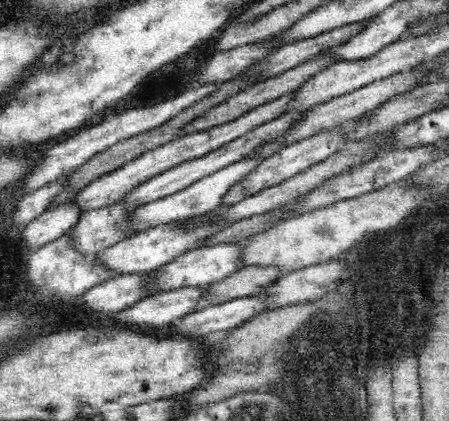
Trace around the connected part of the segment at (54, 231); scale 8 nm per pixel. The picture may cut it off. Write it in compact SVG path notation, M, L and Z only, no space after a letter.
M64 203L44 211L21 228L22 240L31 250L68 235L84 212L77 204Z

